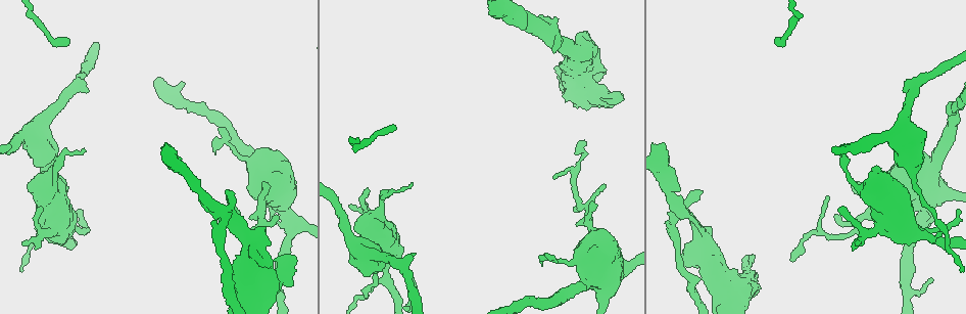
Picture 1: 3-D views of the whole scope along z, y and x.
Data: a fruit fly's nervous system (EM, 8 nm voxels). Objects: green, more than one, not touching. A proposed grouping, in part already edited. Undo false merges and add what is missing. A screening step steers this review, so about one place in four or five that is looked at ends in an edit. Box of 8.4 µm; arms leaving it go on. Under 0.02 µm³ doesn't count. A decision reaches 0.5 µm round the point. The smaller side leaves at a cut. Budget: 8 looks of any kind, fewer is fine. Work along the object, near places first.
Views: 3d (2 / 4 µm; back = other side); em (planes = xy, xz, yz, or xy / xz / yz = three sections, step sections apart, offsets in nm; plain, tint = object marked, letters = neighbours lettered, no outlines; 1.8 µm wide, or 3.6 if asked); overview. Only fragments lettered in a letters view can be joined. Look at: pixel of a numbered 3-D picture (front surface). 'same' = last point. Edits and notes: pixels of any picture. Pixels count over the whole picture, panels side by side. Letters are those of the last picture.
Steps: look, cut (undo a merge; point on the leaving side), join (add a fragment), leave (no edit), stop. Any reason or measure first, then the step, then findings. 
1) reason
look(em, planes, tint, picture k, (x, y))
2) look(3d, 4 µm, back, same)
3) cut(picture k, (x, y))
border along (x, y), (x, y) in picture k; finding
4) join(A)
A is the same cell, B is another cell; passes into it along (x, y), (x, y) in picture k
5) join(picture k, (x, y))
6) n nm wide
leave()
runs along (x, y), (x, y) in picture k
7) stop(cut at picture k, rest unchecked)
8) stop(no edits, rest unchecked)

a fork
look(3d, 2 µm, picture 1, (292, 223))

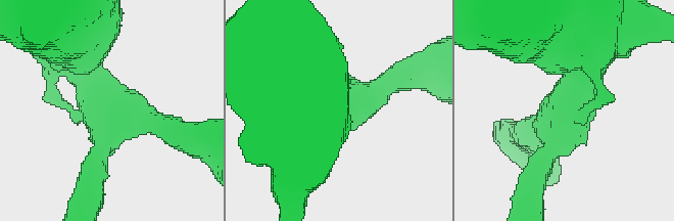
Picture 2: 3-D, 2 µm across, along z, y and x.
3 arms; arms of 220, 220, 700 nm
look(em, xy, step 16, tint, picture 2, (106, 113))

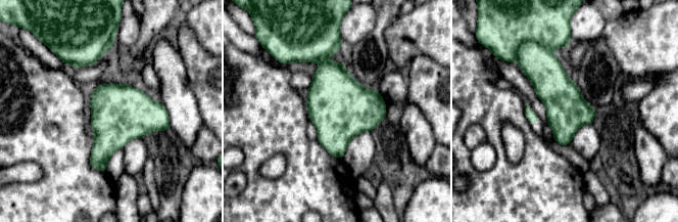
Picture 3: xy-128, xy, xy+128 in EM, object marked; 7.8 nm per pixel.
another direction
look(em, planes, letters, same)

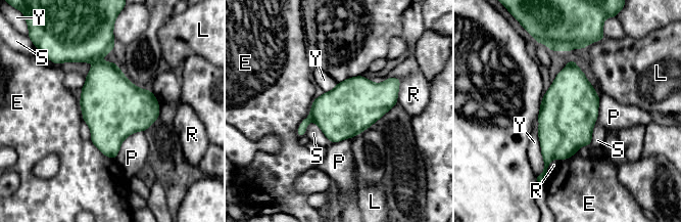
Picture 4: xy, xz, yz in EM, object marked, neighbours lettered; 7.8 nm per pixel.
cut(picture 4, (341, 114))
E, L, P, R, S and Y are other cells; border along (309, 116), (311, 120) in picture 4; two neurons meet here

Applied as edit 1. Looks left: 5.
thick turns thin
look(em, 3.6 µm, xz, step 8, tint, picture 1, (384, 273))

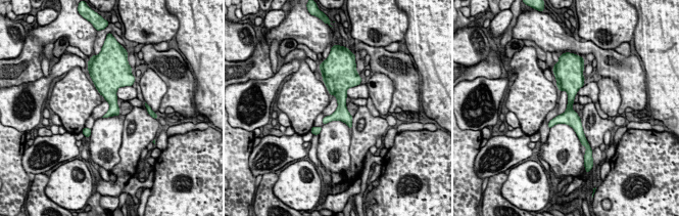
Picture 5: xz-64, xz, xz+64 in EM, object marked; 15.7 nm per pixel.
look(em, 3.6 µm, planes, letters, same)

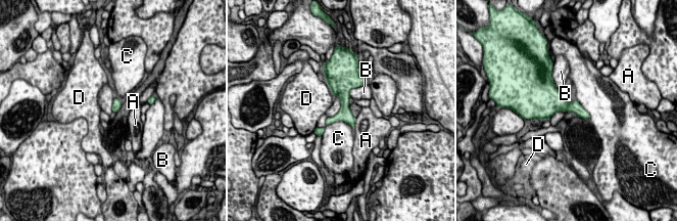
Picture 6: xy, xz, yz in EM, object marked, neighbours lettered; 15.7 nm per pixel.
leave()
A, B, C and D are other cells; border along (353, 130), (332, 122), (321, 135) in picture 6; continuous, no second neuron

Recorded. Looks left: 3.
three arms meet
look(em, planes, letters, picture 1, (547, 27))

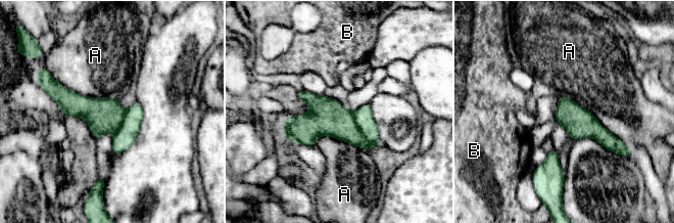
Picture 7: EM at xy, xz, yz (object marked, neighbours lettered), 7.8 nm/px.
240 nm wide
cut(picture 7, (364, 119))
A and B are other cells; border along (351, 112), (357, 129), (379, 142) in picture 7; two neurons meet here

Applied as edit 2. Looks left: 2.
stop(cut at picture 4, cut at picture 7, rest unchecked)

